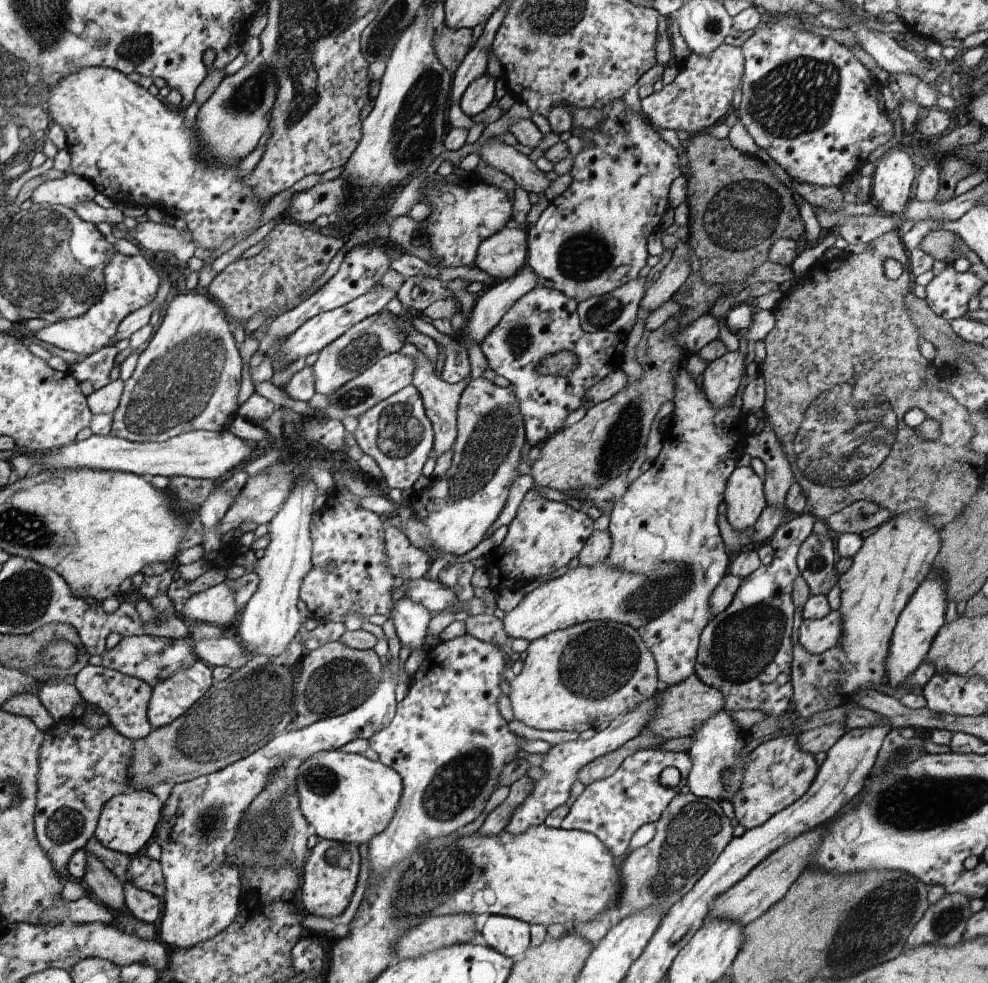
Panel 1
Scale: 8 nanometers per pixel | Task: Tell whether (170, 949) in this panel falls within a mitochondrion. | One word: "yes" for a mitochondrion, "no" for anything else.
no

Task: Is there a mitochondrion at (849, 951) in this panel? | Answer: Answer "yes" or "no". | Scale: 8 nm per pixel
yes

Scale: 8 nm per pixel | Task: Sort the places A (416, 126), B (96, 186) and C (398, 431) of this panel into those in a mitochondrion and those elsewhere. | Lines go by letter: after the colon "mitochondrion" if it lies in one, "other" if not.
A: mitochondrion
B: other
C: mitochondrion

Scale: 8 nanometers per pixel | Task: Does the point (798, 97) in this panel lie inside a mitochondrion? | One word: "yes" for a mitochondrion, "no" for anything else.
yes

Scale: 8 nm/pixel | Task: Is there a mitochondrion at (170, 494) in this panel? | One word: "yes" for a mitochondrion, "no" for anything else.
no

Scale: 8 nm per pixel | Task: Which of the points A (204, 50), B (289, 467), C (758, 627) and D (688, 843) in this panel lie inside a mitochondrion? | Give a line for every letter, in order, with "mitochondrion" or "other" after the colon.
A: other
B: mitochondrion
C: mitochondrion
D: mitochondrion

